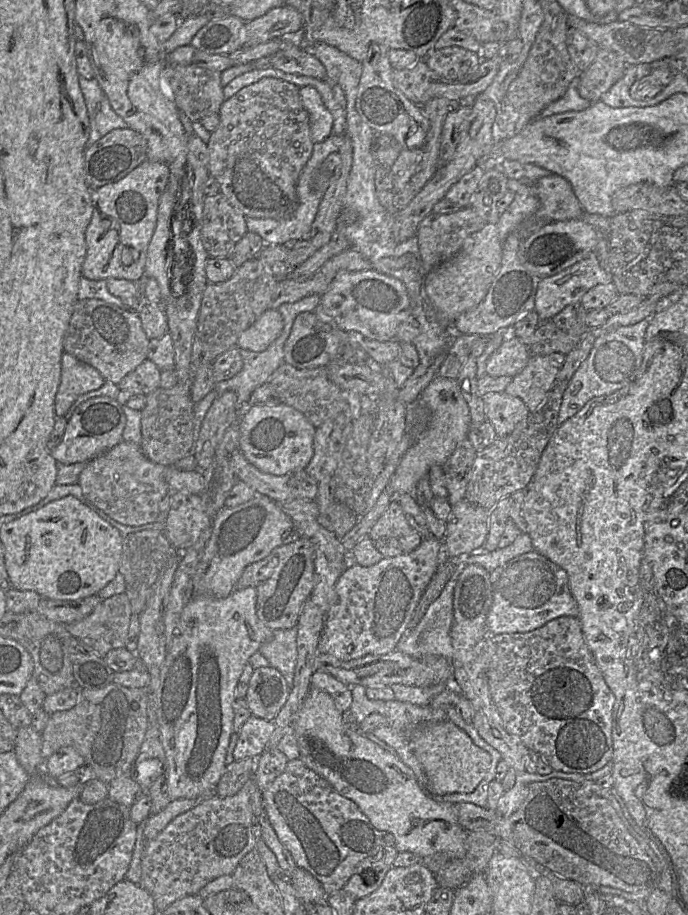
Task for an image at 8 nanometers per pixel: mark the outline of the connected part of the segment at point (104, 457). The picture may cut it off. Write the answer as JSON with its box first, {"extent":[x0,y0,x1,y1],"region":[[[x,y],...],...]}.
{"extent":[77,441,170,526],"region":[[[122,441],[109,451],[88,461],[79,475],[77,484],[80,486],[84,497],[111,519],[127,526],[142,526],[156,521],[160,513],[160,501],[170,494],[169,486],[165,480],[167,467],[149,460],[142,452],[139,444]]]}

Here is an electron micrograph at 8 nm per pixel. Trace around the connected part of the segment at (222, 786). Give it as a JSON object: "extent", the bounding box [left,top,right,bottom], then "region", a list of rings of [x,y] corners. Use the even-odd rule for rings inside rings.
{"extent":[216,758,258,797],"region":[[[246,758],[233,761],[231,764],[227,765],[216,786],[216,794],[219,797],[229,797],[239,792],[245,783],[251,777],[254,777],[257,761],[258,758]]]}

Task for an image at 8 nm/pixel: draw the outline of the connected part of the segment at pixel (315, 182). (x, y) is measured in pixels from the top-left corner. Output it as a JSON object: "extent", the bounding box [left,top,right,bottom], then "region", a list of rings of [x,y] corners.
{"extent":[245,135,341,248],"region":[[[330,135],[322,142],[313,145],[311,156],[301,171],[297,182],[298,205],[290,217],[284,219],[245,218],[247,231],[258,234],[264,241],[264,245],[287,245],[289,248],[295,241],[307,239],[320,201],[331,180],[328,174],[320,174],[320,166],[329,154],[338,151],[341,143],[341,135]]]}

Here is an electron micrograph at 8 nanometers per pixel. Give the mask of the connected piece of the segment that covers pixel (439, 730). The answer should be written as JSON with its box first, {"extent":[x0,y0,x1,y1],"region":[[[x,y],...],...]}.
{"extent":[414,721,493,795],"region":[[[449,721],[423,727],[414,736],[414,753],[424,768],[430,791],[437,795],[474,792],[493,765],[492,756]]]}

